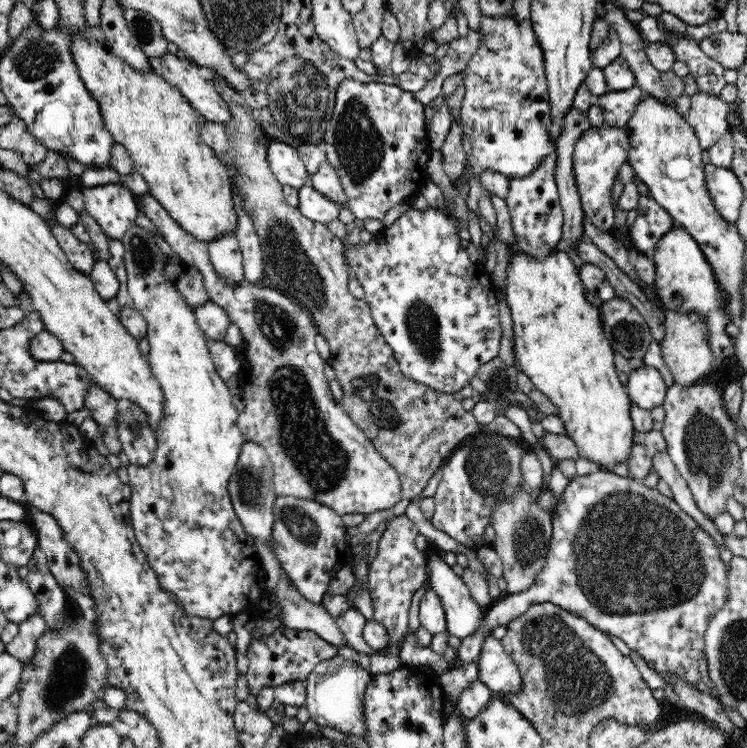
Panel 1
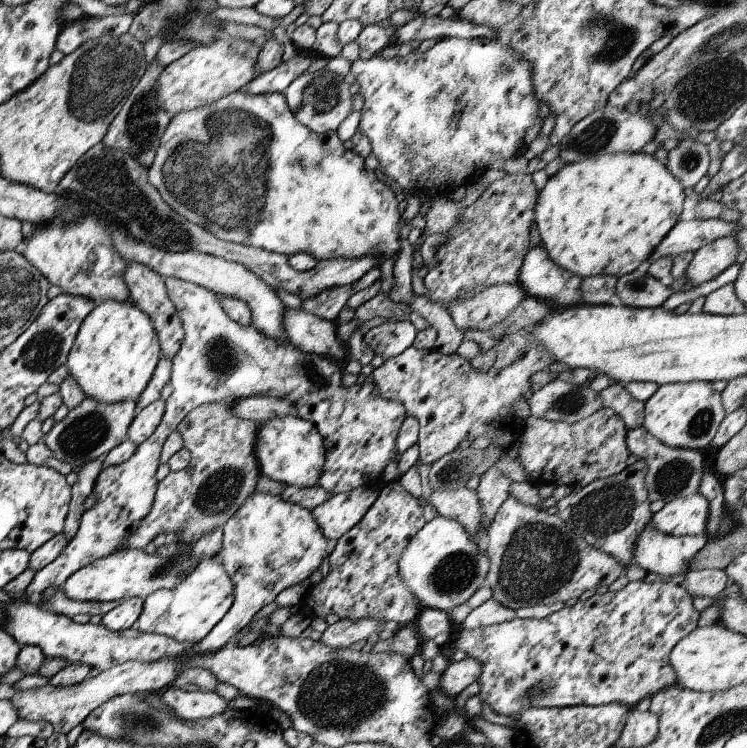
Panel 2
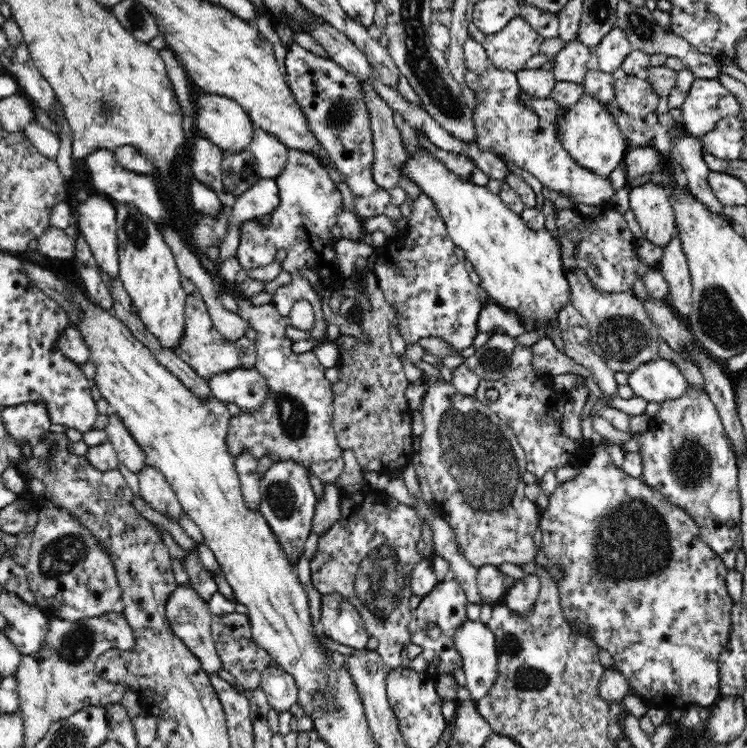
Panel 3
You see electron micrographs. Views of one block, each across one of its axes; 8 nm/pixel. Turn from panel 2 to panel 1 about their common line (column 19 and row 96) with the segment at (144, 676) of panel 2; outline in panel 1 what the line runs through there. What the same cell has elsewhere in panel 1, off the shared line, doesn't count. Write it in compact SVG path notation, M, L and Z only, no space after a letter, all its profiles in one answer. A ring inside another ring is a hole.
M698 90L690 95L690 108L686 120L694 129L700 146L710 148L724 132L730 130L727 121L729 103L720 95Z

